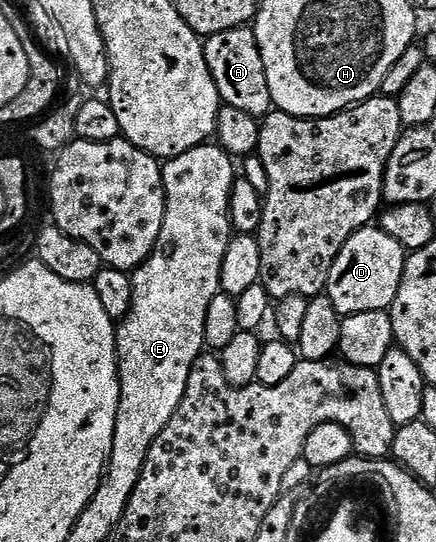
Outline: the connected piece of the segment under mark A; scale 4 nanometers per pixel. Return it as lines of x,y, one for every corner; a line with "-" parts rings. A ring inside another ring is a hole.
250,26
224,30
215,36
205,37
206,65
216,82
216,90
223,104
242,110
244,114
261,118
271,111
272,101
268,78
264,74
264,58
260,58
254,29

